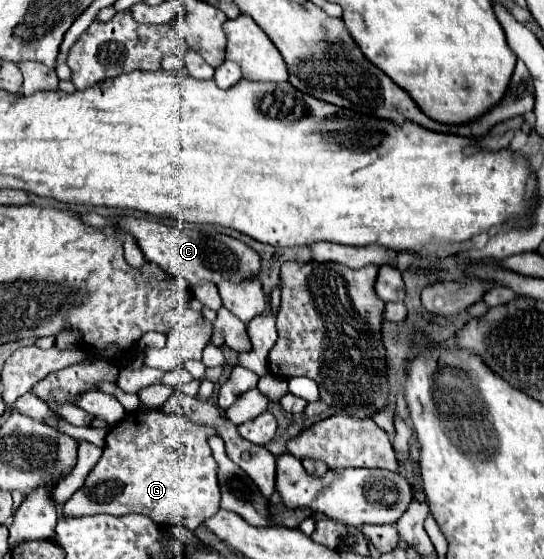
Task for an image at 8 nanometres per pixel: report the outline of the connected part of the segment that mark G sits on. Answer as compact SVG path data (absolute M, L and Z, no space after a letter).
M133 411L123 421L119 421L105 439L103 455L97 465L89 471L81 489L77 489L63 505L65 517L85 517L85 515L129 515L141 513L151 517L157 525L183 525L187 529L197 529L205 519L213 517L219 507L221 493L217 489L217 463L211 455L207 439L215 431L205 425L195 425L181 415L165 415L161 411Z

